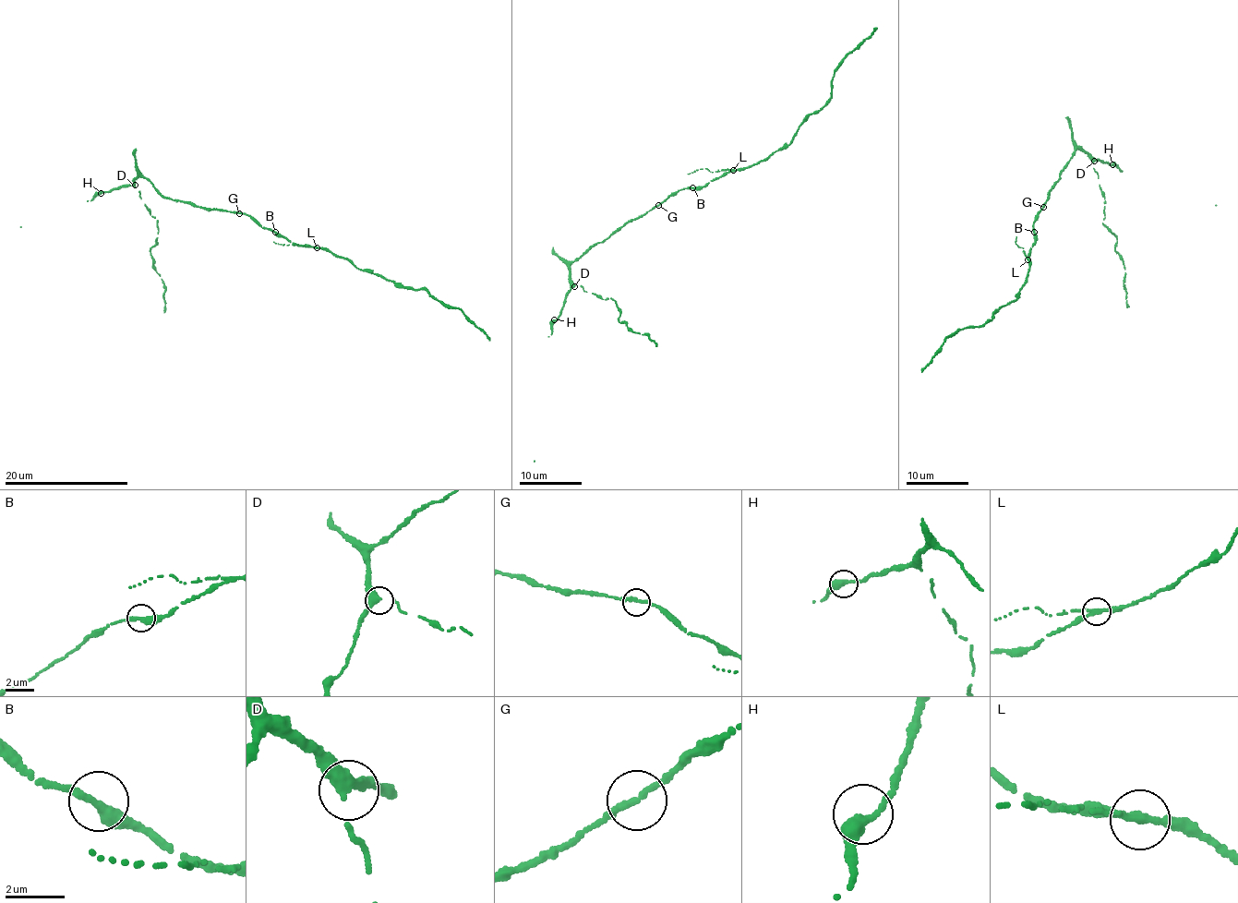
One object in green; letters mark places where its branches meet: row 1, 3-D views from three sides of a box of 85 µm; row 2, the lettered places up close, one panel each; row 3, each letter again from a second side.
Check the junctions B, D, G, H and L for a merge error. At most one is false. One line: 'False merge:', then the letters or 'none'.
False merge: none

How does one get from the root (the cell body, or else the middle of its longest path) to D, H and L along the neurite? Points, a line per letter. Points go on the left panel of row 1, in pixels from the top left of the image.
D: (241, 212), (204, 210), (167, 198), (148, 179), (138, 175), (135, 185)
H: (241, 212), (204, 210), (167, 198), (148, 179), (138, 175), (127, 185), (101, 193)
L: (241, 212), (291, 242), (317, 248)

